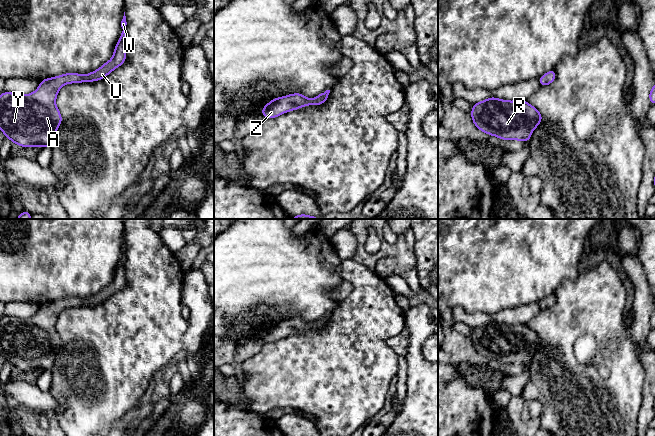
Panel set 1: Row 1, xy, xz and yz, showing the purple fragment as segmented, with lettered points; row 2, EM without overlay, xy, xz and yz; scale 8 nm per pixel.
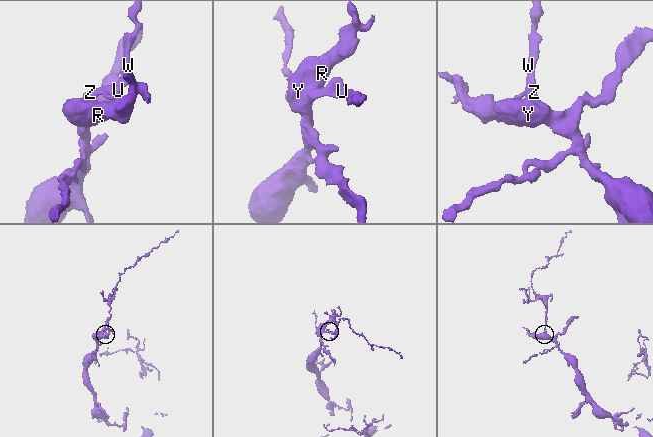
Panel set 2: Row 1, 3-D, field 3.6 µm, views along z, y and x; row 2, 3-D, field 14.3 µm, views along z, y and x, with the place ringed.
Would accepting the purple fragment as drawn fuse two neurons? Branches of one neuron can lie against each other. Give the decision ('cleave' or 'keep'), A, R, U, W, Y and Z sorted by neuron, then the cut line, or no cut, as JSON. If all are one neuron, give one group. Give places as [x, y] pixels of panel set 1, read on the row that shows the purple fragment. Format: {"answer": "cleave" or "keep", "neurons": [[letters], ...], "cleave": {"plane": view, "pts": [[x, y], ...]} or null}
{"answer": "keep", "neurons": [["A", "R", "U", "W", "Y", "Z"]], "cleave": null}

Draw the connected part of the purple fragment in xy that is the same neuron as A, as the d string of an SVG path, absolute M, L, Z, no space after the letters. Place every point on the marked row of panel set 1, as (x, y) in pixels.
M124 12L124 16L121 21L123 31L115 46L113 57L96 71L86 75L66 73L64 75L44 79L40 81L39 88L35 92L24 96L6 91L3 92L0 95L0 129L3 131L5 136L13 143L16 143L22 147L32 147L35 145L39 146L40 148L51 147L56 131L62 121L61 113L58 111L55 104L58 91L64 84L101 80L111 71L122 65L126 61L126 25L127 22Z

